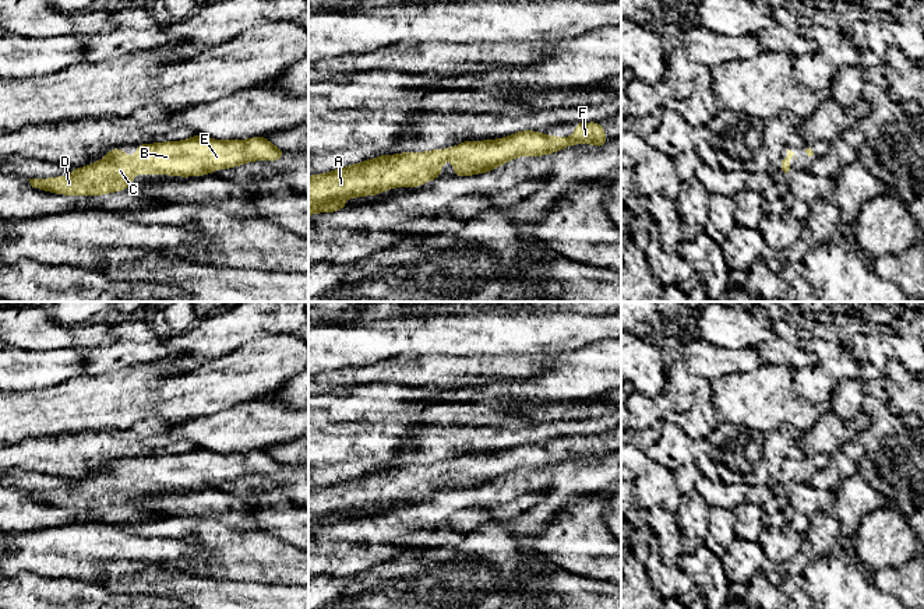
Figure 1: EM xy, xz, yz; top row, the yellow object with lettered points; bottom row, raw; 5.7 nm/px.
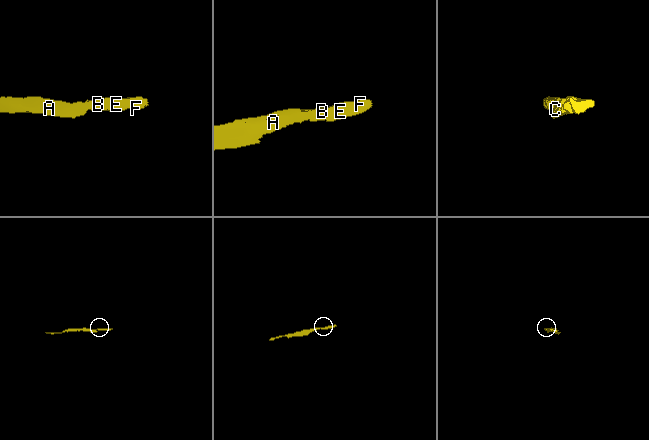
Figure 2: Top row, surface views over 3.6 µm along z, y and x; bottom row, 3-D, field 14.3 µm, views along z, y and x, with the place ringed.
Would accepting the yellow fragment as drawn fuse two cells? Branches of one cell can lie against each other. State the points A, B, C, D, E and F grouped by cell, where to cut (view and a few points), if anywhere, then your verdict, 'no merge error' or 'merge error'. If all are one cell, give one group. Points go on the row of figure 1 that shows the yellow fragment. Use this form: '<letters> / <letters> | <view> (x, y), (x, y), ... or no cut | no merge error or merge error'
A B C D E F | no cut | no merge error

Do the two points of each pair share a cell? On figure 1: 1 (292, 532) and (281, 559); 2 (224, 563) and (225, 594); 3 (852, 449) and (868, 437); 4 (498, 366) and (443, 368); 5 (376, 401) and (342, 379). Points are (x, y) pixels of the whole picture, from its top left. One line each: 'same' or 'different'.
1: different
2: different
3: different
4: same
5: different

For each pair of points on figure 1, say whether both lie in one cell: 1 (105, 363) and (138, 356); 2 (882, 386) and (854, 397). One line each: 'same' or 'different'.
1: same
2: same

